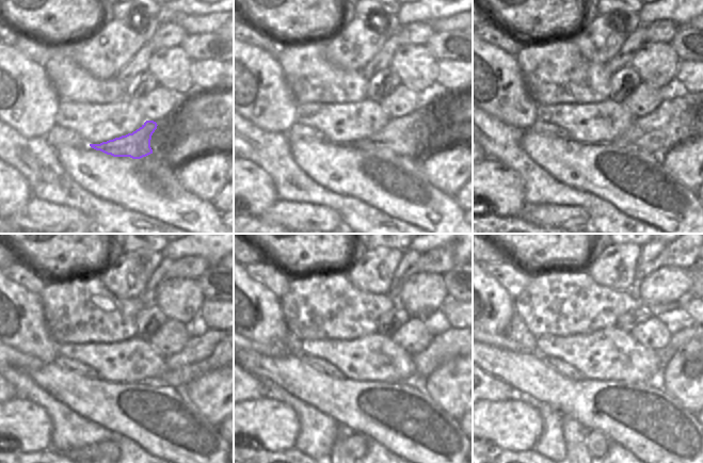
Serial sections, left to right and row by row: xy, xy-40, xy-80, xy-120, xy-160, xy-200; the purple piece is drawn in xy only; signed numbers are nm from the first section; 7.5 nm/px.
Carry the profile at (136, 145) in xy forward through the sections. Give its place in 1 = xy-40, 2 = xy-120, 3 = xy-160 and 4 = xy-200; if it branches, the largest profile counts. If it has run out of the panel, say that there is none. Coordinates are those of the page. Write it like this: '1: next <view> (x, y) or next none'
1: next xy-40 (402, 136)
2: next xy-120 (211, 350)
3: next xy-160 (449, 344)
4: next xy-200 (688, 333)

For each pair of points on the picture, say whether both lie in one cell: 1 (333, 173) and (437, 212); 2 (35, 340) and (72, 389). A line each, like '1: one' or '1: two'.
1: one
2: two

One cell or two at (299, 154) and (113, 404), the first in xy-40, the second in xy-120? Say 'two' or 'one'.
one

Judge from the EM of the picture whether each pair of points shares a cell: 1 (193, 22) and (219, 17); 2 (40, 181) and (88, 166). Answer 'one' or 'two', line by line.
1: one
2: two

